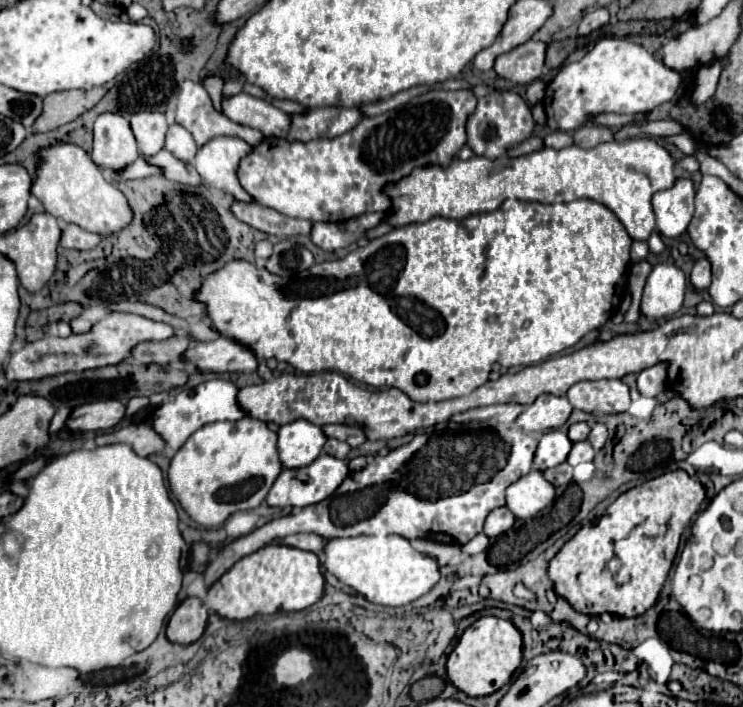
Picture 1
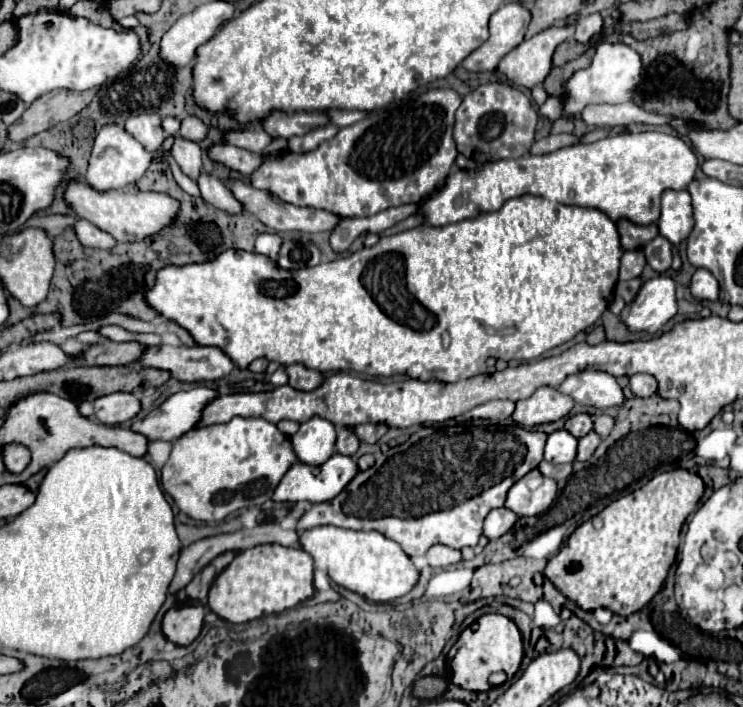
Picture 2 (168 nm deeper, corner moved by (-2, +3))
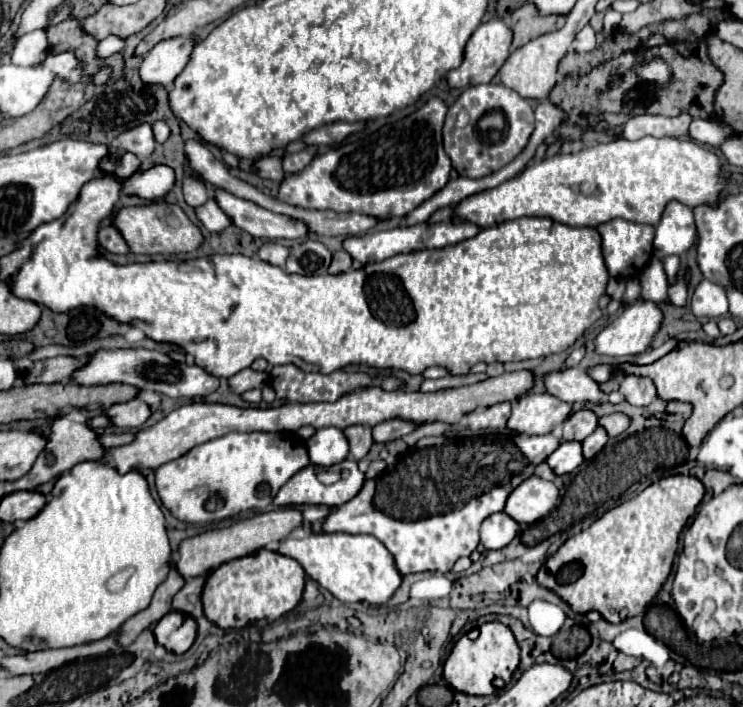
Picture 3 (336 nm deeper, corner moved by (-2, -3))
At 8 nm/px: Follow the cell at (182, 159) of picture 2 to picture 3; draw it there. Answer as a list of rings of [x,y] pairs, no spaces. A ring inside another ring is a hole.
[[[185,176],[185,180],[183,180],[183,196],[185,196],[185,202],[187,202],[189,206],[193,206],[193,208],[205,204],[207,198],[209,198],[205,184],[199,182],[199,180],[193,178],[193,176]]]

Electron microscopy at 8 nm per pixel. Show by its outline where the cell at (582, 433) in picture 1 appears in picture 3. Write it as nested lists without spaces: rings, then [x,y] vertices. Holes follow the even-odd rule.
[[[591,410],[573,412],[567,422],[563,422],[563,438],[583,442],[597,428],[597,416]]]

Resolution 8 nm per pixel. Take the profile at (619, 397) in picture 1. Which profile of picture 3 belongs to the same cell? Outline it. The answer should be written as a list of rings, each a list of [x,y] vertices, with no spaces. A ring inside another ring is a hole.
[[[565,368],[557,370],[545,376],[545,388],[555,398],[575,404],[575,402],[591,402],[591,404],[603,404],[607,400],[607,394],[601,390],[601,384],[595,382],[585,370],[581,368]]]

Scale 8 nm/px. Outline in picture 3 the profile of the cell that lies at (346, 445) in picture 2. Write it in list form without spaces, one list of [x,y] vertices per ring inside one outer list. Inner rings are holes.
[[[349,426],[343,432],[345,432],[347,440],[349,440],[349,454],[351,454],[351,458],[361,460],[369,452],[369,448],[373,444],[371,428],[369,426]]]

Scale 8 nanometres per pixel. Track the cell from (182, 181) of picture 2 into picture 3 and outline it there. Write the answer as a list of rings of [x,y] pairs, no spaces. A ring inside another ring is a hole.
[[[213,196],[209,198],[209,202],[205,202],[203,206],[199,206],[197,210],[197,218],[201,220],[201,224],[209,230],[209,232],[221,232],[223,228],[227,228],[231,224],[231,220],[219,210],[219,206],[215,204]]]

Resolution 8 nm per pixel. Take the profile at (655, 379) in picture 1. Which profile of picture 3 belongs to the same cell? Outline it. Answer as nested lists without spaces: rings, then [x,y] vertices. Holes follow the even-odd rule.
[[[623,376],[619,392],[633,406],[647,406],[657,398],[655,384],[651,382],[651,378],[641,378],[641,376]]]

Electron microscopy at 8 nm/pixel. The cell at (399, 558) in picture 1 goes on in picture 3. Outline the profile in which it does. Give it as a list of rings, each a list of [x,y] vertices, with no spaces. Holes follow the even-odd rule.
[[[311,534],[303,540],[287,538],[281,542],[281,554],[299,560],[307,576],[319,582],[341,602],[363,602],[387,604],[403,582],[401,572],[395,566],[393,554],[375,538],[367,534]]]

